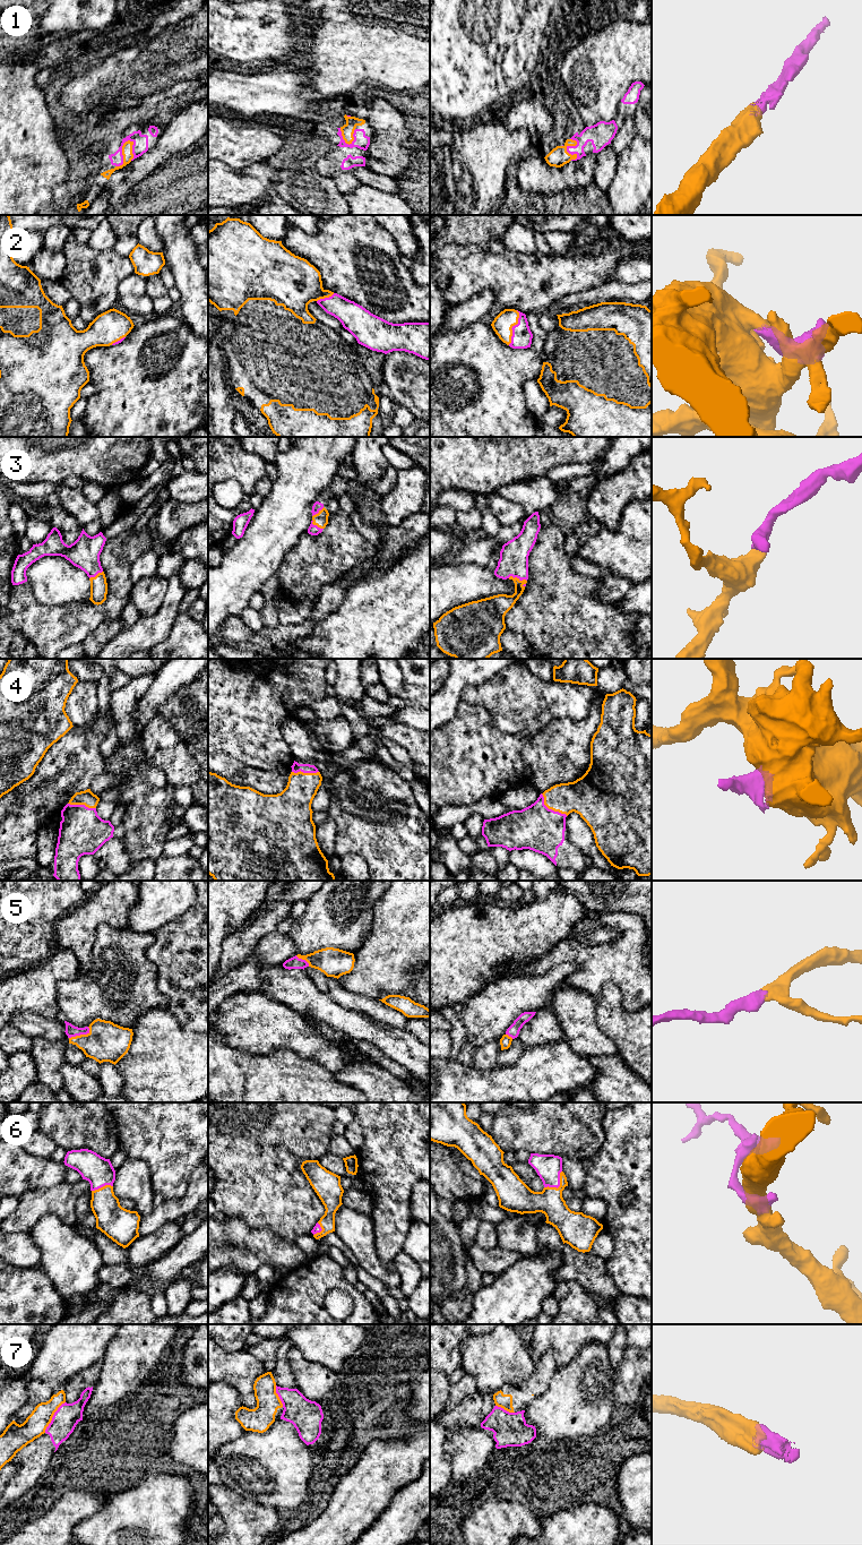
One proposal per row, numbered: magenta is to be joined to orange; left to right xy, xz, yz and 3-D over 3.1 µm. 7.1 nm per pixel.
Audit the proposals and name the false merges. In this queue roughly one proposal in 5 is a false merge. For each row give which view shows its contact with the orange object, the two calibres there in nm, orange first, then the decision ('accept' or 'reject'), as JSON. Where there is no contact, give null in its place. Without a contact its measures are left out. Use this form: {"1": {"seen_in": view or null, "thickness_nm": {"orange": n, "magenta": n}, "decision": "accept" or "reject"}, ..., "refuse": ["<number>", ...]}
{"1": {"seen_in": "xy", "thickness_nm": {"orange": 80, "magenta": 110}, "decision": "accept"}, "2": {"seen_in": "yz", "thickness_nm": {"orange": 140, "magenta": 140}, "decision": "accept"}, "3": {"seen_in": "yz", "thickness_nm": {"orange": 160, "magenta": 200}, "decision": "accept"}, "4": {"seen_in": "yz", "thickness_nm": {"orange": 260, "magenta": 320}, "decision": "accept"}, "5": {"seen_in": "xy", "thickness_nm": {"orange": 280, "magenta": 80}, "decision": "accept"}, "6": {"seen_in": "yz", "thickness_nm": {"orange": 190, "magenta": 180}, "decision": "accept"}, "7": {"seen_in": "xy", "thickness_nm": {"orange": 160, "magenta": 180}, "decision": "reject"}, "refuse": ["7"]}

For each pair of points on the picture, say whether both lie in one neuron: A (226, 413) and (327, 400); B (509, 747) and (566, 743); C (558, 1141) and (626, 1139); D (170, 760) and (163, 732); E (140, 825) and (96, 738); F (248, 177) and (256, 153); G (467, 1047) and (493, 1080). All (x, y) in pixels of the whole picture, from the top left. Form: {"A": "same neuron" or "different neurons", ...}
{"A": "different neurons", "B": "different neurons", "C": "different neurons", "D": "same neuron", "E": "different neurons", "F": "different neurons", "G": "different neurons"}

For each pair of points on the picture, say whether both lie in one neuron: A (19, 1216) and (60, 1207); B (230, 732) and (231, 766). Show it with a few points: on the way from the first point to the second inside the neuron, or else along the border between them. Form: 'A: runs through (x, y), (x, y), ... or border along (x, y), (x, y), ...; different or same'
A: runs through (29, 1210), (33, 1207), (50, 1207); same
B: border along (220, 753), (231, 755), (255, 769); different

